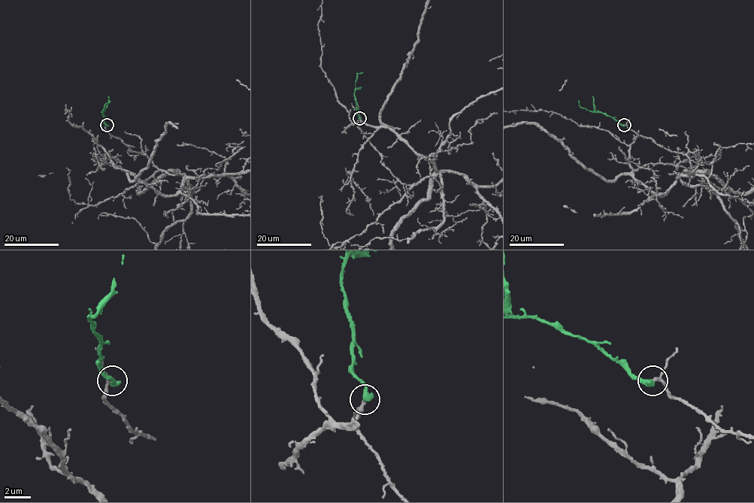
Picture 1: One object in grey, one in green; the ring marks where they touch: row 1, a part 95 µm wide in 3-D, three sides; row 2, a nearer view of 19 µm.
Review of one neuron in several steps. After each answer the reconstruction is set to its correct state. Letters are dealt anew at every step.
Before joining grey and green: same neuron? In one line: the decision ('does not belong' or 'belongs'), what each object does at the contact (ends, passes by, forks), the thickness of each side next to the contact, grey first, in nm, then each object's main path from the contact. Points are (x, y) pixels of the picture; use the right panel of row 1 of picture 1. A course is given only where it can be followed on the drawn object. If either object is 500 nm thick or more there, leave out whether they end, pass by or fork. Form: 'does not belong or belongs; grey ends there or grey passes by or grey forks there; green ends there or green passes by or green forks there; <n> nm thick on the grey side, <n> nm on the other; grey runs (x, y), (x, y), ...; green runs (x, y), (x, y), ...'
belongs; grey passes by; green ends there; 180 nm thick on the grey side, 460 nm on the other; grey runs (625, 125), (689, 159), (691, 168), (665, 195), (632, 175), (606, 180), (524, 122); green runs (625, 125), (601, 112), (581, 107), (578, 101)

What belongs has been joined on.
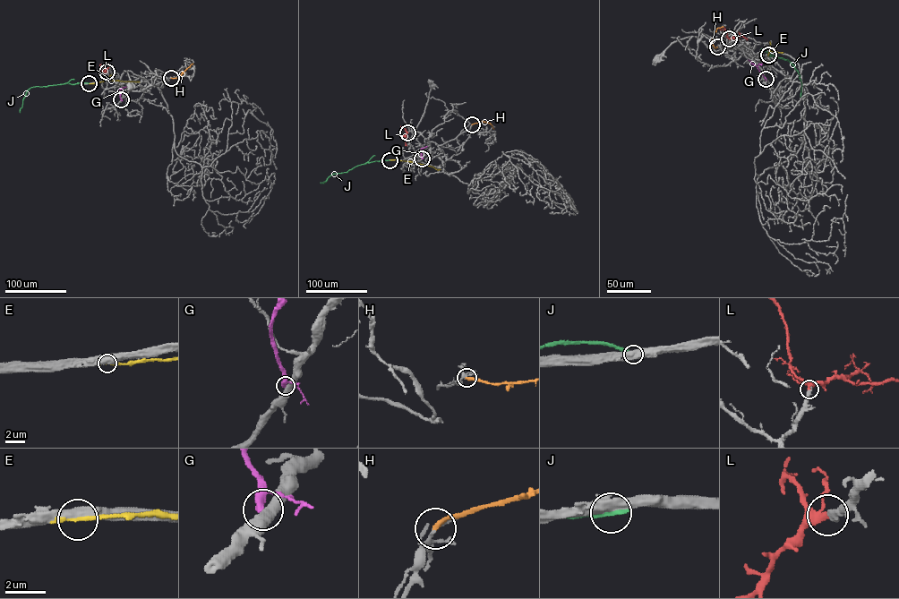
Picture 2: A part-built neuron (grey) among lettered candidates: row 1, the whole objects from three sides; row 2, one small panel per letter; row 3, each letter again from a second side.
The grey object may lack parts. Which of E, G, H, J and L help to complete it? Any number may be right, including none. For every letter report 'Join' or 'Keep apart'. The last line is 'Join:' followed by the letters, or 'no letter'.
E: Keep apart
G: Keep apart
H: Keep apart
J: Keep apart
L: Join
Join: L

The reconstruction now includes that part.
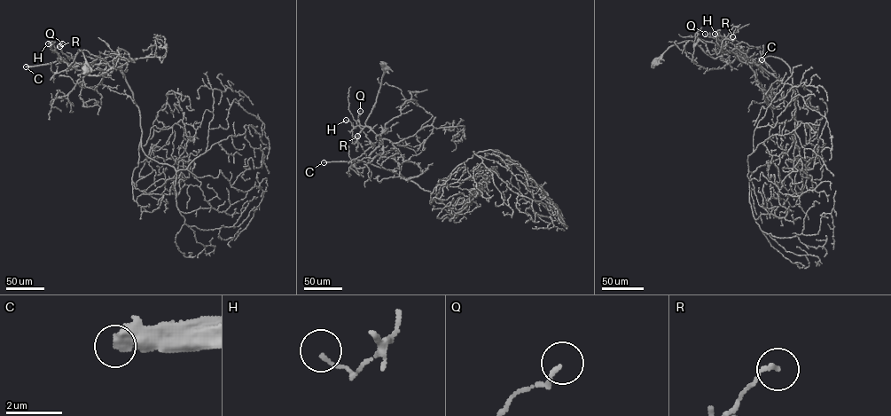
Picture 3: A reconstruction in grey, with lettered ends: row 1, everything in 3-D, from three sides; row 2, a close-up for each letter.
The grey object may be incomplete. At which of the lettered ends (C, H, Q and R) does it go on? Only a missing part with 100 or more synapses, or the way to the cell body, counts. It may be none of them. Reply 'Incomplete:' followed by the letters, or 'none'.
Incomplete: C

